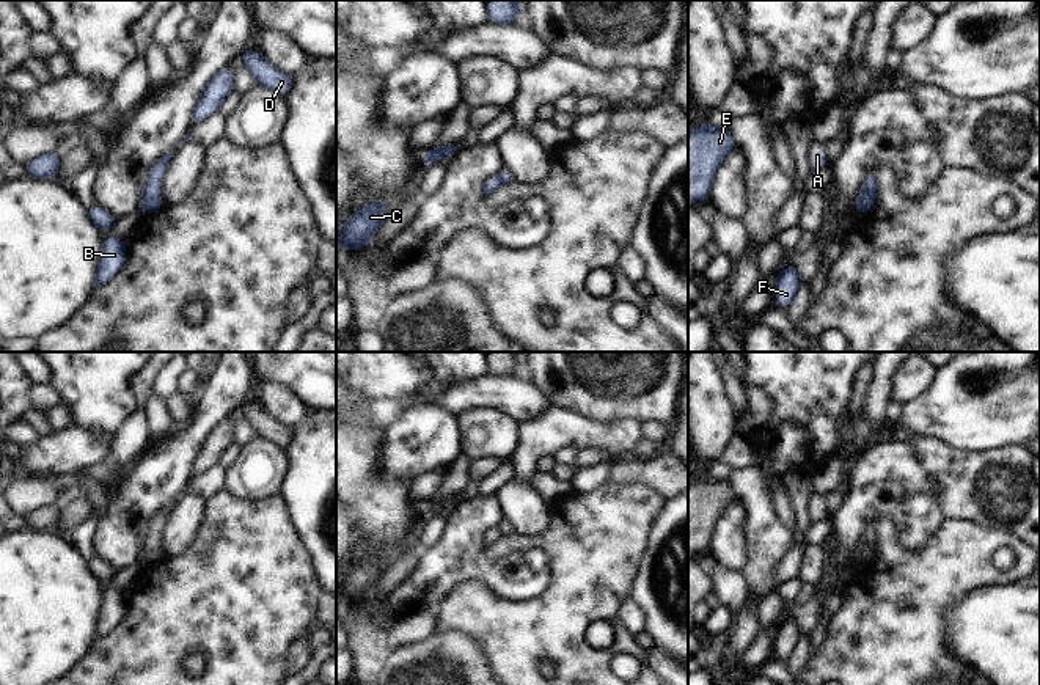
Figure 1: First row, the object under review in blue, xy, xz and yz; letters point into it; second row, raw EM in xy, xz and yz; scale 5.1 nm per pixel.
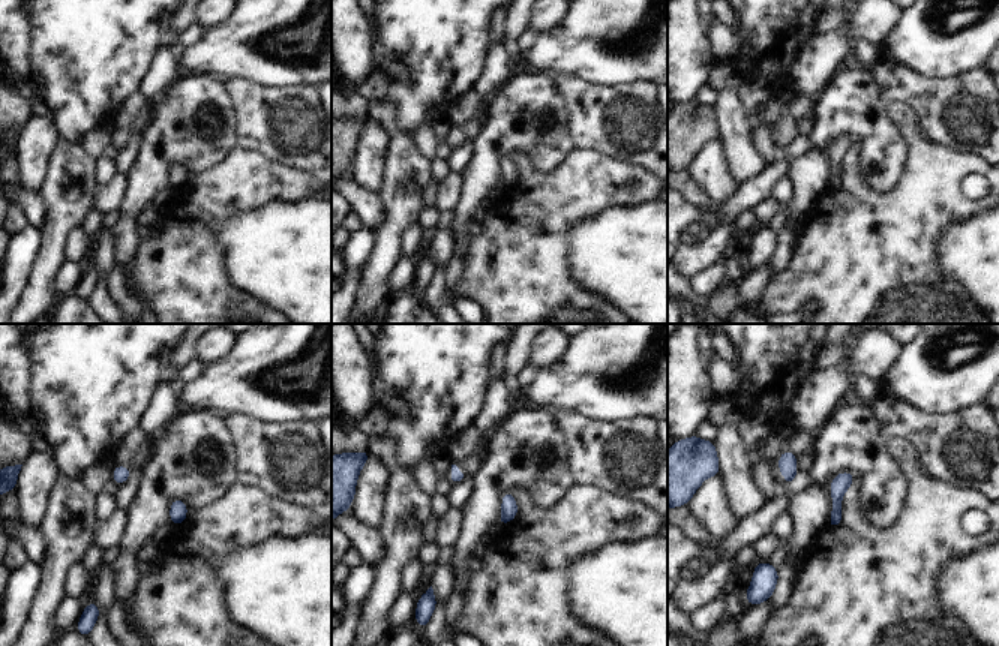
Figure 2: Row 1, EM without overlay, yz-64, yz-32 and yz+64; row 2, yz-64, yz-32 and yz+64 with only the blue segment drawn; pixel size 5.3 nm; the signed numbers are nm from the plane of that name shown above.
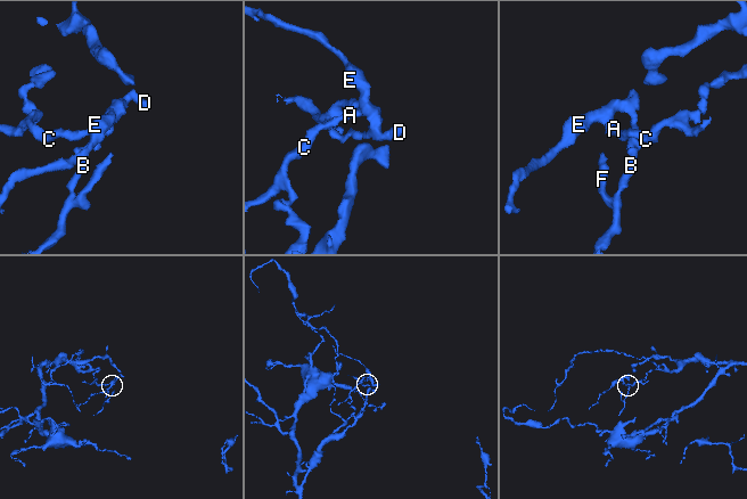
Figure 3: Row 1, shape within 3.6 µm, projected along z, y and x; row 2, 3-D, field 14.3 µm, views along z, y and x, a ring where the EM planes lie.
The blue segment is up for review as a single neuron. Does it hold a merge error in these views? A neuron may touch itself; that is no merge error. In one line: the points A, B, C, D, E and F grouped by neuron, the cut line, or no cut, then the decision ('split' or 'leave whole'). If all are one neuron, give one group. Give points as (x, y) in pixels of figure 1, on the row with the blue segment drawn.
groups A C D E / B F; cut yz (863, 183), (874, 197); split

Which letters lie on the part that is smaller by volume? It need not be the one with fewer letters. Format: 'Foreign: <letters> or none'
Foreign: B, F.

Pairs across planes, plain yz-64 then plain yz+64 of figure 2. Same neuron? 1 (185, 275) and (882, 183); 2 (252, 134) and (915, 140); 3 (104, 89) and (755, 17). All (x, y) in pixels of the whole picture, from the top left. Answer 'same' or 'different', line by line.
1: different
2: different
3: same

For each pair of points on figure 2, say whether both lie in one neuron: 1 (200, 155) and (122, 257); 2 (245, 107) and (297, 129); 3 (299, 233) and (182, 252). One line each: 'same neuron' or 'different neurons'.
1: same neuron
2: same neuron
3: different neurons

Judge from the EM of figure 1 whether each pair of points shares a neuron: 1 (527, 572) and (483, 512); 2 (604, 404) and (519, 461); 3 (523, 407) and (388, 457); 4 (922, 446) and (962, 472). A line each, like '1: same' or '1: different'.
1: same
2: different
3: different
4: same

